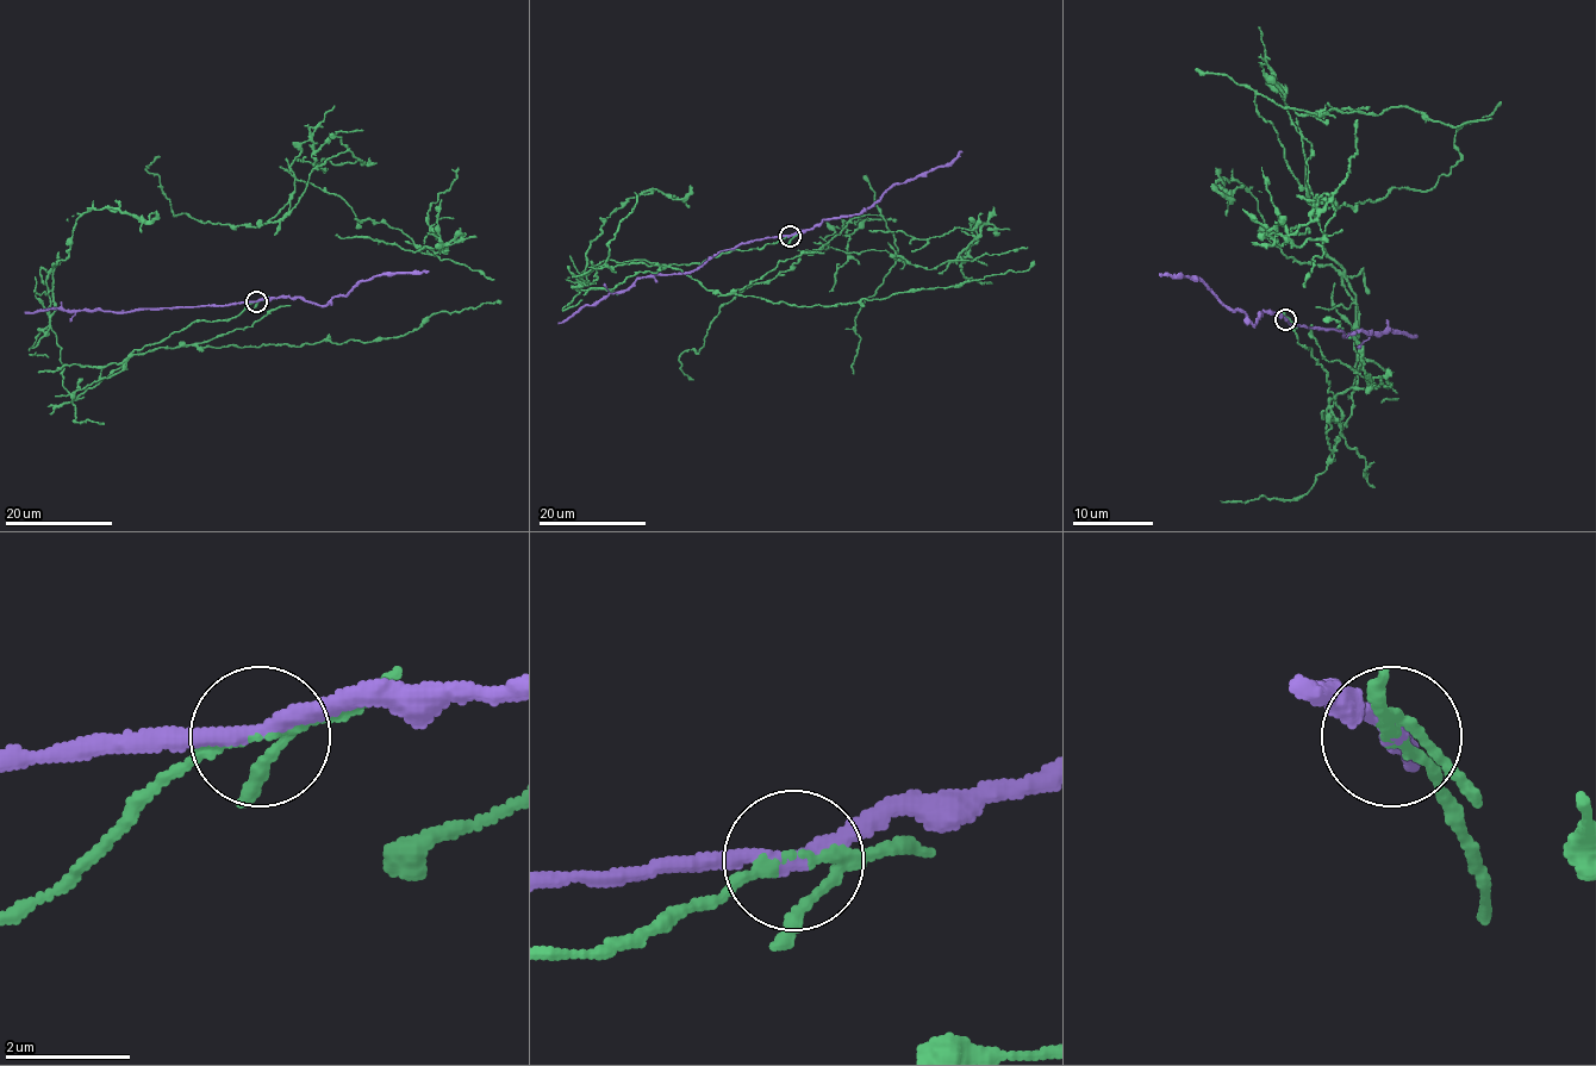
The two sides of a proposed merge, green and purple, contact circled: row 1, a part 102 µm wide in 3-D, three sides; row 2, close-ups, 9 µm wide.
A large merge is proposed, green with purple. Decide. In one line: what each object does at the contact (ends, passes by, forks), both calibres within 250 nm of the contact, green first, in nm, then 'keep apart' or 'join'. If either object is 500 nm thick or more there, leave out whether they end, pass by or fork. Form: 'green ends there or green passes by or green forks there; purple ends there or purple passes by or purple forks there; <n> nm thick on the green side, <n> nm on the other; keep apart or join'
green forks there; purple passes by; 120 nm thick on the green side, 260 nm on the other; keep apart

